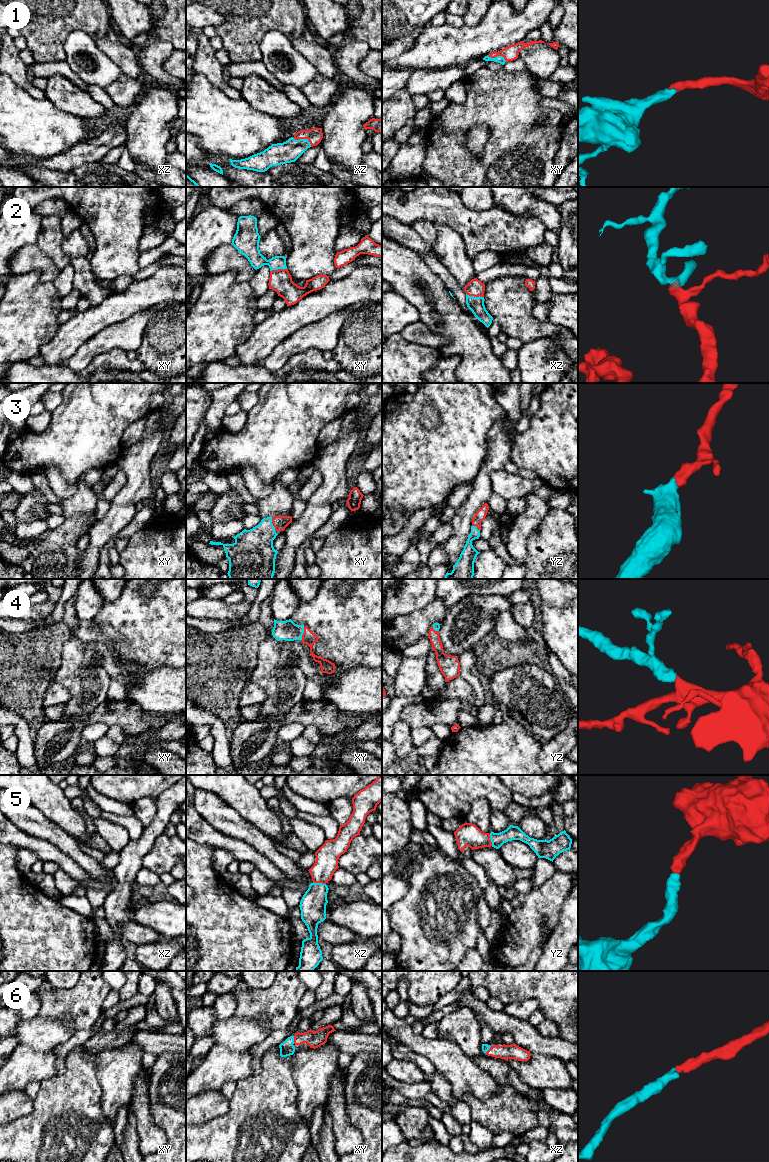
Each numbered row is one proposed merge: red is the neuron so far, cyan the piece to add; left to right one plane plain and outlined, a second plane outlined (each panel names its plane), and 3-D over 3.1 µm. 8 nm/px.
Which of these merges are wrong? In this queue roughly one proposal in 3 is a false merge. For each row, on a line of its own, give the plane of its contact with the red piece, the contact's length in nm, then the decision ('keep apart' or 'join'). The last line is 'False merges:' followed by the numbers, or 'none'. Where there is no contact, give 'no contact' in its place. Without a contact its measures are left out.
1: contact in xz; length 180 nm; join
2: contact in xz; length 150 nm; join
3: contact in xy; length 120 nm; join
4: contact in xy; length 110 nm; join
5: contact in xz; length 110 nm; join
6: contact in xy; length 60 nm; join
False merges: none

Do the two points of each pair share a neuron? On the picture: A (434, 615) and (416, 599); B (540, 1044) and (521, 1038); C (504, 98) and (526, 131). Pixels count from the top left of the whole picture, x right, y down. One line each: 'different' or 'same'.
A: different
B: same
C: same

